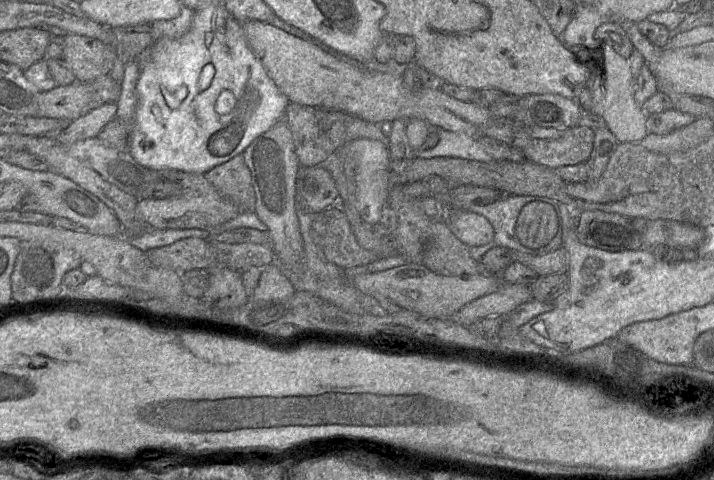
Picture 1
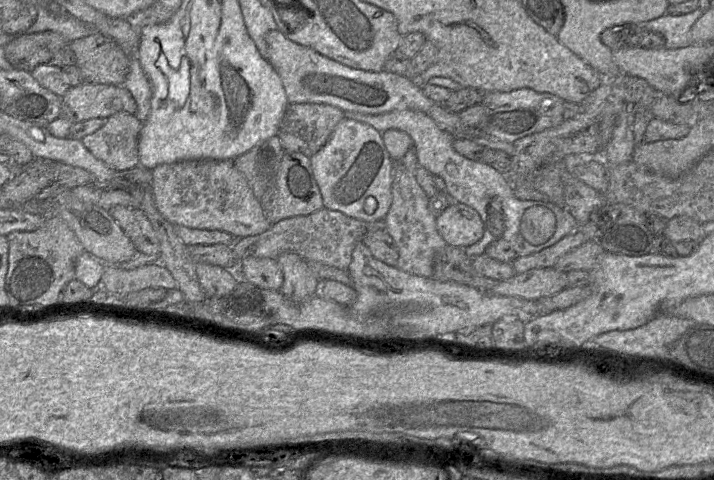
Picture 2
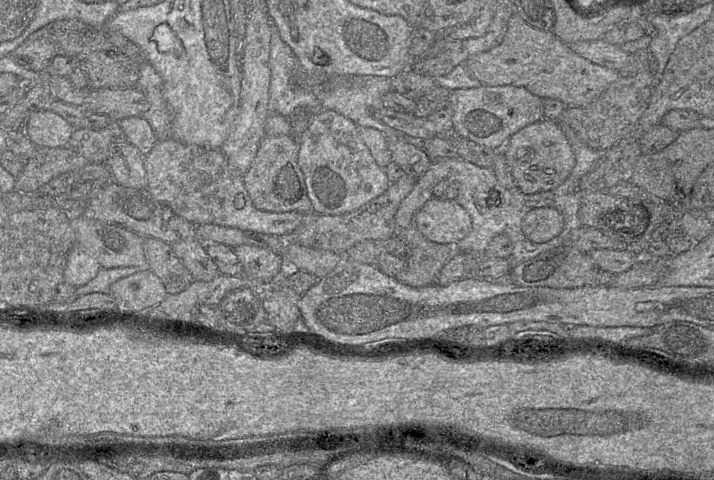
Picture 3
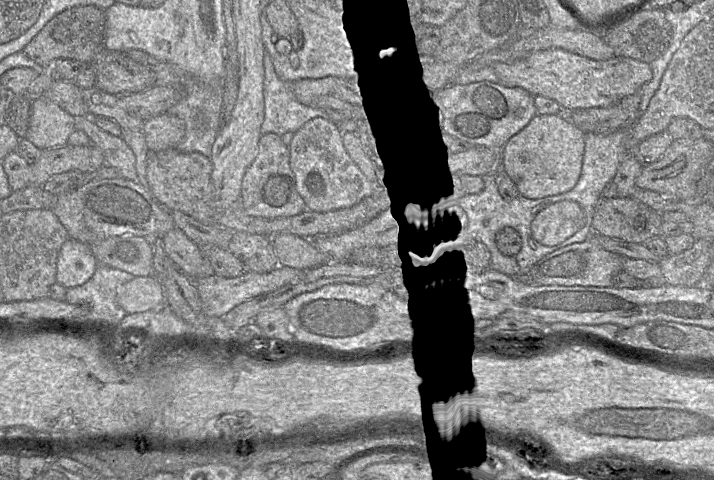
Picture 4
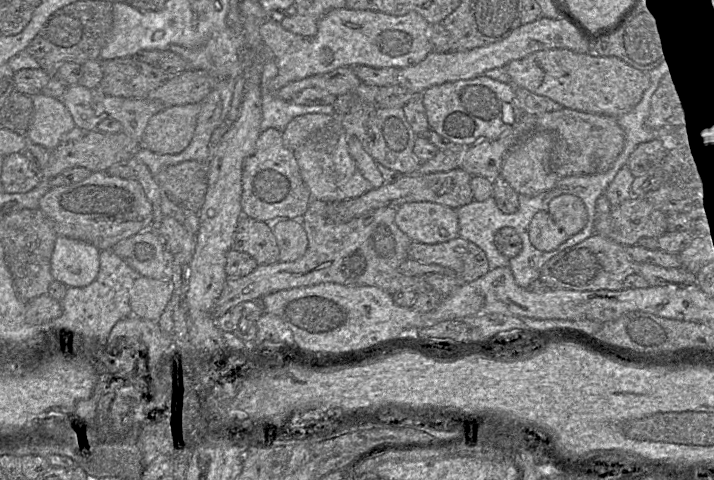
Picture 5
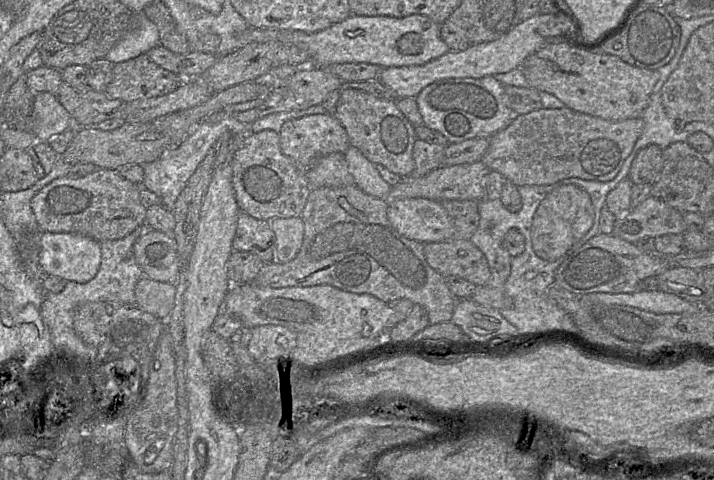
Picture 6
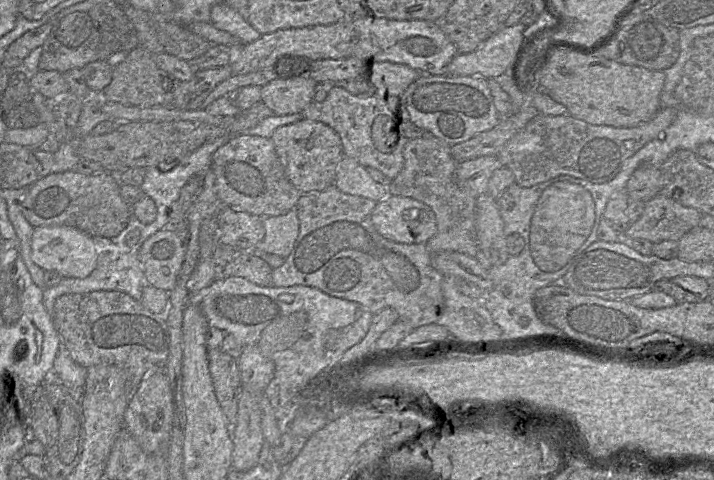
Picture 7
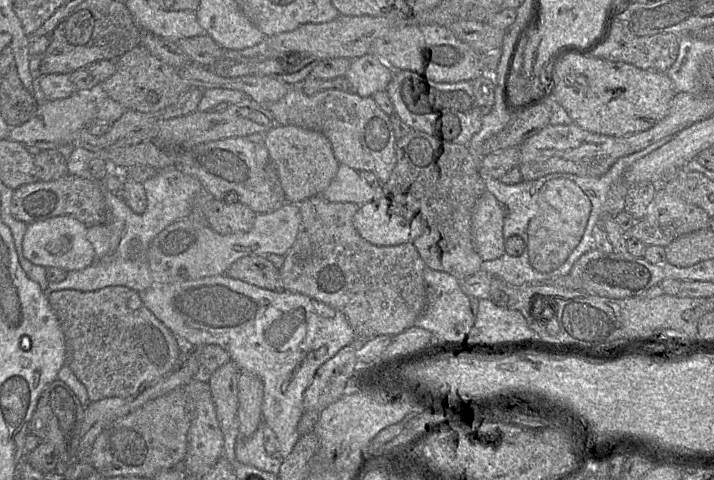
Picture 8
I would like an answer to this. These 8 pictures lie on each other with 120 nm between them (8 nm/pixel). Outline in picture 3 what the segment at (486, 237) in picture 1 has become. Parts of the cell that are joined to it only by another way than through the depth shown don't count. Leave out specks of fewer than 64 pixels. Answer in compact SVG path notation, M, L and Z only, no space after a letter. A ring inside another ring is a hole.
M434 197L416 213L414 225L433 242L457 244L471 232L472 219L455 199Z

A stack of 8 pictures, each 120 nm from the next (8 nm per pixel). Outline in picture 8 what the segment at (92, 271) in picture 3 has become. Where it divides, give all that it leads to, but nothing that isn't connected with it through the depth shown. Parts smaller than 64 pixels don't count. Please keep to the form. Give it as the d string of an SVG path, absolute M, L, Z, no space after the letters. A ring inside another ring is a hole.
M68 215L57 216L28 224L23 239L23 254L35 265L68 271L82 270L95 260L92 244L87 239L87 226Z

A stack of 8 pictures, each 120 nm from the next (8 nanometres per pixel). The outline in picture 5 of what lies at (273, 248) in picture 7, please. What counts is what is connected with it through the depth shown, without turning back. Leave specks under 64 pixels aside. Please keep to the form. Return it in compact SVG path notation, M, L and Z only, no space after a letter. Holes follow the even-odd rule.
M301 219L274 222L272 231L279 247L279 261L292 262L305 254L308 237Z

